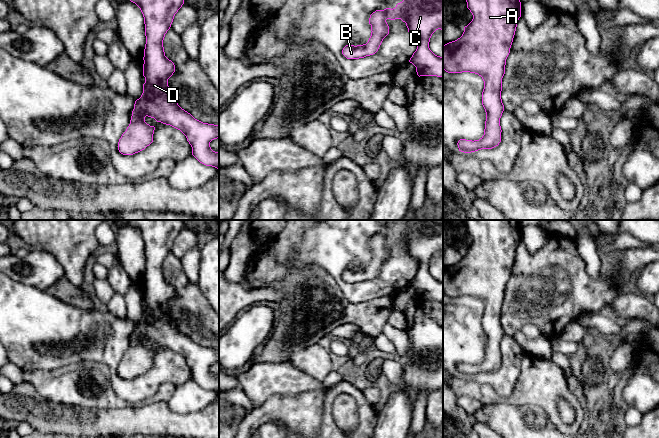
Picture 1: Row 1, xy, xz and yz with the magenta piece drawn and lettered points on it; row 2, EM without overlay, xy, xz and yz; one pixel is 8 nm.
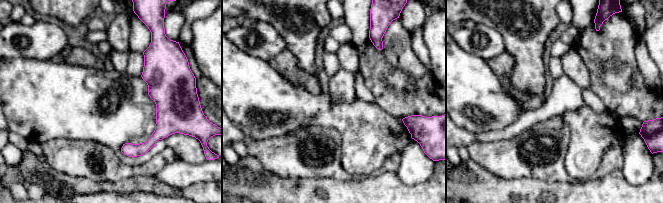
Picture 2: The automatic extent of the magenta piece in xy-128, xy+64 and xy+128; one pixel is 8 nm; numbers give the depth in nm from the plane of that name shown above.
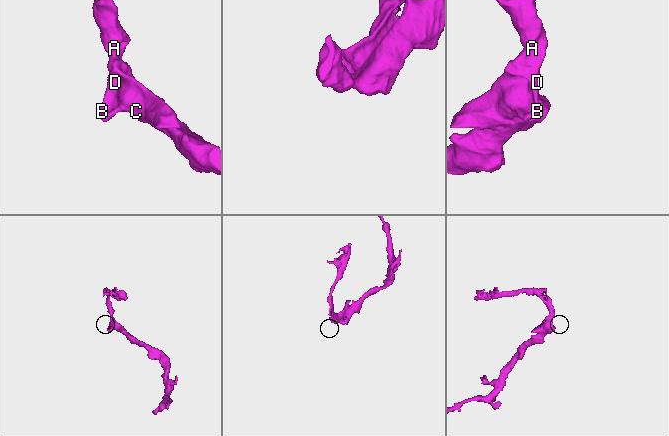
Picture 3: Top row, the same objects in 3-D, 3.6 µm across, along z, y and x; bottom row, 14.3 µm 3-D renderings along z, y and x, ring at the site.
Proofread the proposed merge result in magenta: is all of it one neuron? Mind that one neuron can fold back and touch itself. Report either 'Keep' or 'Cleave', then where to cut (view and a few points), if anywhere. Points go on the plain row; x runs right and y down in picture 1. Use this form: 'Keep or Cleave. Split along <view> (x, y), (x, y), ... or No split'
Keep. No split

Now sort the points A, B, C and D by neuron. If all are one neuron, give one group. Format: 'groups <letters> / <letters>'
groups A B C D

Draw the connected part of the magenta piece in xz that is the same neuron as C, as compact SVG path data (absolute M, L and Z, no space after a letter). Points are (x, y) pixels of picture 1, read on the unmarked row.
M407 220L395 232L386 232L376 234L370 239L369 248L371 249L371 260L366 268L346 269L342 278L347 283L359 283L375 278L383 263L389 258L387 243L401 243L406 247L409 257L413 257L418 262L416 275L413 277L409 286L416 291L417 299L443 301L443 281L435 279L429 272L429 266L432 258L441 253L443 255L443 220Z

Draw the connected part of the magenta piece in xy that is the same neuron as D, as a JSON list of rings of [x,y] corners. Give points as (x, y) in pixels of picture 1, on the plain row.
[[[125,220],[135,227],[144,241],[146,268],[144,273],[143,317],[135,325],[130,348],[118,366],[118,374],[123,379],[133,379],[144,374],[153,366],[155,351],[145,346],[145,341],[154,342],[157,346],[170,349],[180,354],[192,371],[192,379],[202,388],[219,393],[219,376],[210,371],[210,366],[219,362],[219,349],[203,347],[182,333],[173,323],[168,310],[168,303],[175,296],[174,287],[165,280],[163,264],[170,253],[175,238],[184,228],[182,220]]]

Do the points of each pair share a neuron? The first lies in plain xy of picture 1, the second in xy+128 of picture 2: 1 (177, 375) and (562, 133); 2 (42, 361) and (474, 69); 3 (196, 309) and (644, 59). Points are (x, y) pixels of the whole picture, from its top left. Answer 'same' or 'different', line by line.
1: different
2: same
3: different

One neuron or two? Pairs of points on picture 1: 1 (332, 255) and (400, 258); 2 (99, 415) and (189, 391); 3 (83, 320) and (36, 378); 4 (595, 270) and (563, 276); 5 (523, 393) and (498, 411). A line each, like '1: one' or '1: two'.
1: one
2: two
3: two
4: two
5: two

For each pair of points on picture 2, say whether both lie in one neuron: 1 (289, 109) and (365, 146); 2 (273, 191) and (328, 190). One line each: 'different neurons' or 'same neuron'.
1: same neuron
2: same neuron

